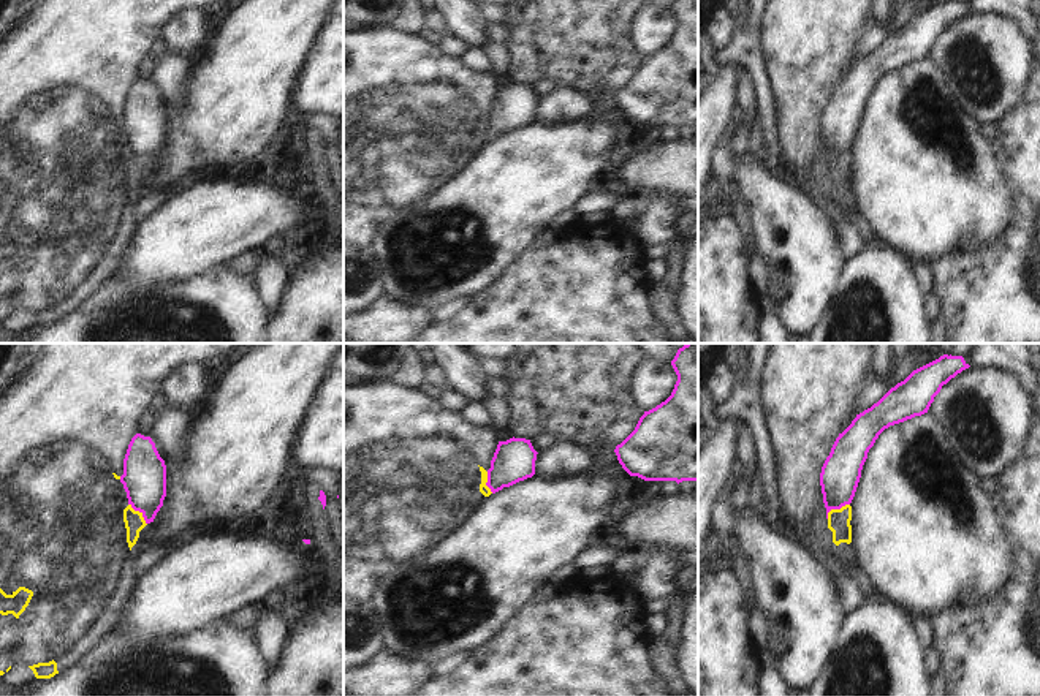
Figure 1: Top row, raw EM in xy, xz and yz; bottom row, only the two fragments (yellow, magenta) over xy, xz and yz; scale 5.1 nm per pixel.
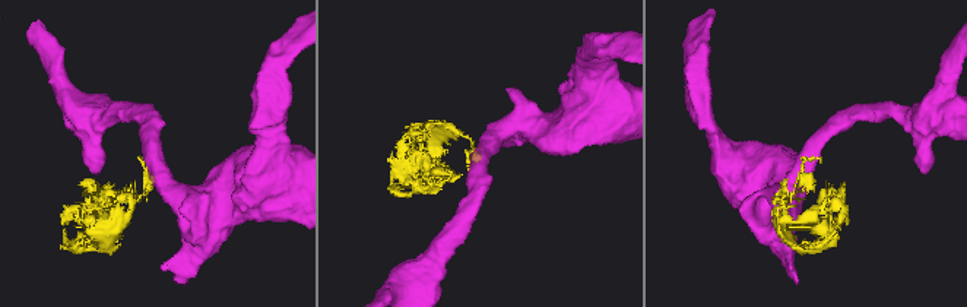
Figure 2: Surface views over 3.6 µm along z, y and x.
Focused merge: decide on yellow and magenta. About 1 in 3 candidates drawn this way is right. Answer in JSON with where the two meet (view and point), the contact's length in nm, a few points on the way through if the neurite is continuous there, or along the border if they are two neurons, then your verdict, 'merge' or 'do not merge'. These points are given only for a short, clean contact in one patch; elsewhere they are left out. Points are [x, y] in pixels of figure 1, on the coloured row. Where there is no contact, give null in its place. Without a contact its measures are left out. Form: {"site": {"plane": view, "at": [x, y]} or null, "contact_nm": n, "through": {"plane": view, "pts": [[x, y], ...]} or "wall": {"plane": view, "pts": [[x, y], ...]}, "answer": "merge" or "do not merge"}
{"site": {"plane": "yz", "at": [836, 510]}, "contact_nm": 140, "wall": {"plane": "yz", "pts": [[849, 503], [833, 508], [827, 518]]}, "answer": "do not merge"}

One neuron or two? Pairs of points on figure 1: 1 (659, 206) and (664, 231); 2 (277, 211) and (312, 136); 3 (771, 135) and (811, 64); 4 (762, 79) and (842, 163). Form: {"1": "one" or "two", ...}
{"1": "one", "2": "two", "3": "two", "4": "two"}

